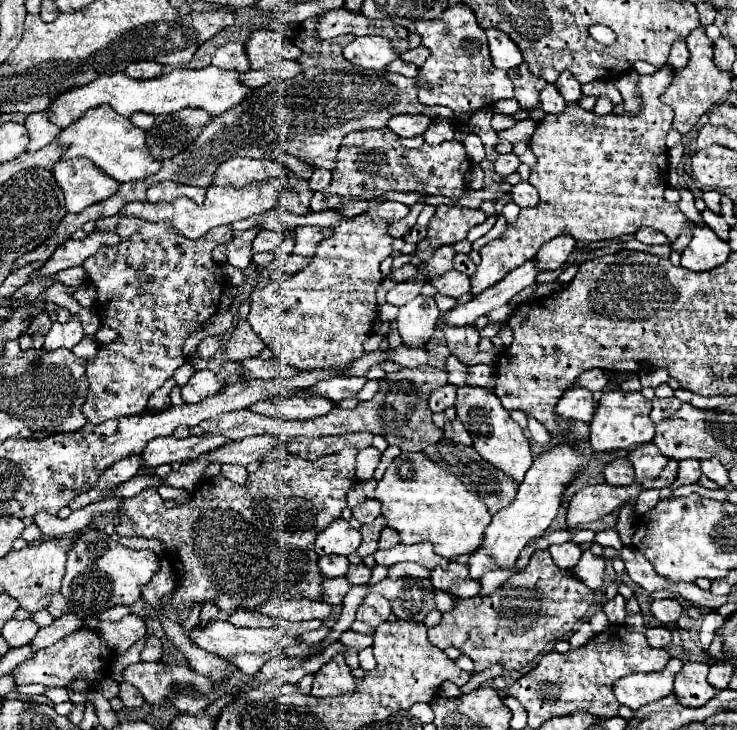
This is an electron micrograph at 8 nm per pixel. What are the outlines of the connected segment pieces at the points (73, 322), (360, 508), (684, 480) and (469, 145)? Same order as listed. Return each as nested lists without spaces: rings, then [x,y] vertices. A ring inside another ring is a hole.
[[[72,316],[70,322],[66,324],[60,324],[60,322],[54,322],[50,332],[46,334],[44,338],[44,350],[52,352],[52,350],[58,350],[58,348],[74,348],[80,340],[84,338],[84,332],[82,332],[82,324],[78,320],[78,316]]]
[[[364,500],[362,504],[358,504],[354,510],[352,510],[352,516],[360,522],[360,524],[370,524],[376,516],[380,514],[380,502],[376,500]]]
[[[680,462],[680,472],[678,472],[678,478],[676,482],[670,486],[672,490],[680,488],[680,486],[686,486],[686,484],[696,484],[700,480],[702,472],[700,472],[700,462]]]
[[[468,134],[464,140],[462,140],[464,148],[466,148],[466,154],[468,154],[468,160],[470,162],[482,162],[486,158],[486,152],[484,152],[484,144],[480,140],[478,134]]]

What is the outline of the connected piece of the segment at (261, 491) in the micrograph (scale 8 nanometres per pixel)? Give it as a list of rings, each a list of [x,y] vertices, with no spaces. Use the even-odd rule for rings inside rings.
[[[344,448],[336,454],[330,456],[322,456],[316,460],[304,460],[300,456],[286,456],[286,458],[278,458],[276,462],[268,462],[268,464],[260,464],[260,468],[254,474],[248,474],[248,480],[244,484],[236,484],[224,476],[216,476],[216,478],[204,478],[200,482],[200,486],[192,492],[192,498],[188,504],[178,506],[178,508],[164,508],[162,498],[156,490],[144,490],[144,494],[138,494],[136,498],[124,500],[124,506],[120,508],[122,512],[122,522],[116,526],[118,536],[146,536],[146,538],[158,538],[164,542],[166,546],[166,554],[168,560],[174,568],[174,572],[178,574],[178,588],[174,590],[172,596],[172,604],[176,608],[184,608],[186,604],[192,602],[214,602],[218,604],[224,612],[232,614],[238,608],[248,608],[252,610],[252,606],[258,606],[260,602],[266,602],[268,598],[308,598],[308,600],[320,600],[320,570],[318,570],[318,554],[314,550],[314,540],[318,536],[320,530],[324,530],[330,522],[334,522],[336,518],[340,518],[342,508],[346,508],[346,492],[354,486],[356,480],[356,454],[358,450],[354,448]]]

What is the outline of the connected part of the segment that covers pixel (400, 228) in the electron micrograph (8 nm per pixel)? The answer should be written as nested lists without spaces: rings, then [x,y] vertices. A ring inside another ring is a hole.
[[[416,203],[410,207],[410,213],[407,217],[400,220],[390,220],[389,223],[389,234],[394,238],[400,238],[408,231],[418,219],[420,212],[422,212],[425,204]]]

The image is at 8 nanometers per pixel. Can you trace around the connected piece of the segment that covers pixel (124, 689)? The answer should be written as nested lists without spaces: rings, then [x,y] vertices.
[[[120,684],[120,694],[118,696],[124,702],[124,706],[128,706],[128,708],[138,708],[138,706],[144,704],[142,694],[132,684]]]

